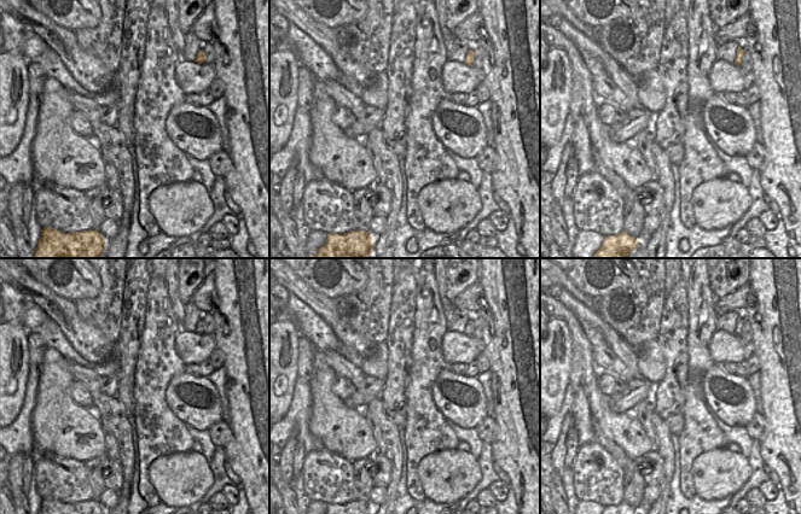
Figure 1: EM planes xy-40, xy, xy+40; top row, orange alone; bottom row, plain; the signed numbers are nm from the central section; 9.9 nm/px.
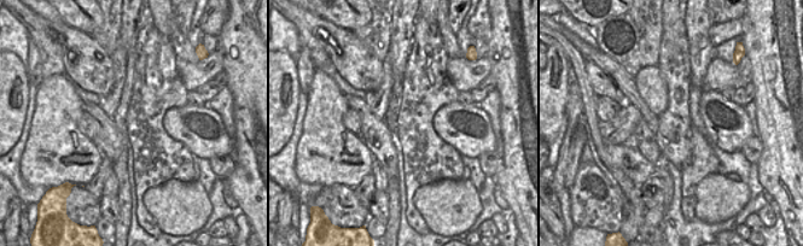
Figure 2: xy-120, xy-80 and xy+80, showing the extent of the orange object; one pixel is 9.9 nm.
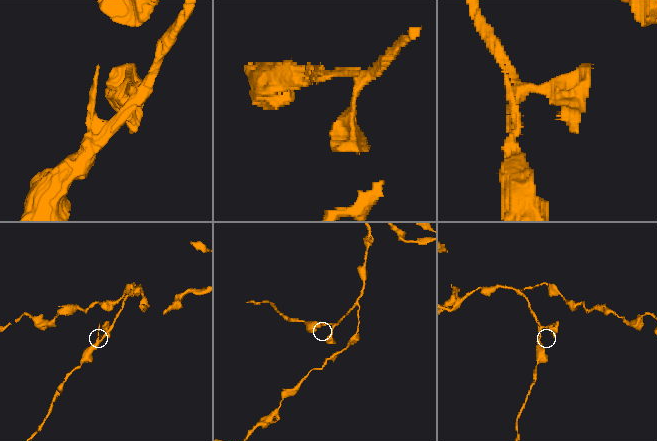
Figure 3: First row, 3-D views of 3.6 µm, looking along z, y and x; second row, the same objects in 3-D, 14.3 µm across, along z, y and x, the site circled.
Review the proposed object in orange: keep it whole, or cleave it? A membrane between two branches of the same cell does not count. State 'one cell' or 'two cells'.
one cell

